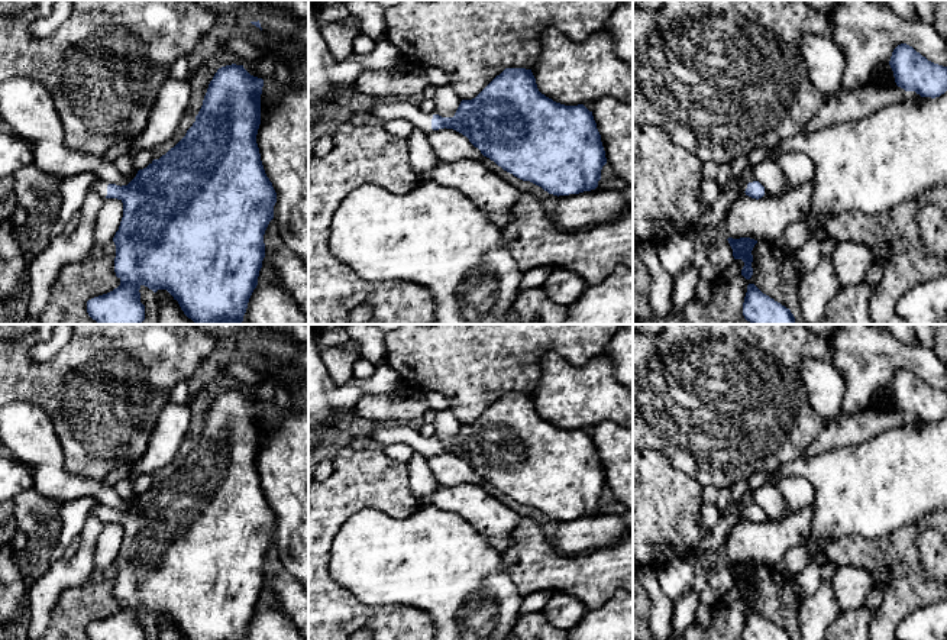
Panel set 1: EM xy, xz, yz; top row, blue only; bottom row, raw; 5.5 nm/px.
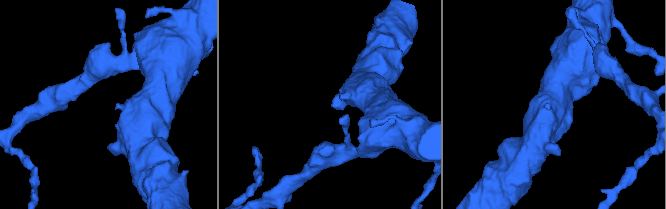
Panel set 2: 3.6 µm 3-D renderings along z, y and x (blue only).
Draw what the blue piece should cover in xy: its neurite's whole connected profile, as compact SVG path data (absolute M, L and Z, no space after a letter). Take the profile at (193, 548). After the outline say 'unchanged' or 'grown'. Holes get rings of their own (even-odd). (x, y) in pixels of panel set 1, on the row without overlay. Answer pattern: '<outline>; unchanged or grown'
M243 390L217 394L209 408L203 430L185 460L159 484L139 494L127 510L96 504L91 508L104 524L123 527L123 542L113 566L114 597L120 610L87 626L88 640L145 640L140 611L153 617L167 614L185 640L245 640L249 623L258 610L265 582L264 559L274 543L277 517L265 498L256 459L261 449L264 404L251 400Z; grown

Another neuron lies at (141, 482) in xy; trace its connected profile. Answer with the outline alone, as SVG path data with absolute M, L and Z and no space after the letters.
M135 473L132 476L129 476L133 492L136 495L146 492L149 488L152 488L153 485L153 475L152 473Z

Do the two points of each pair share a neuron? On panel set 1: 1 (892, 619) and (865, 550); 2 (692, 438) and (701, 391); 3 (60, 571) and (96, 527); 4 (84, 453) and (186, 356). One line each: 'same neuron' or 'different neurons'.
1: same neuron
2: same neuron
3: same neuron
4: same neuron

